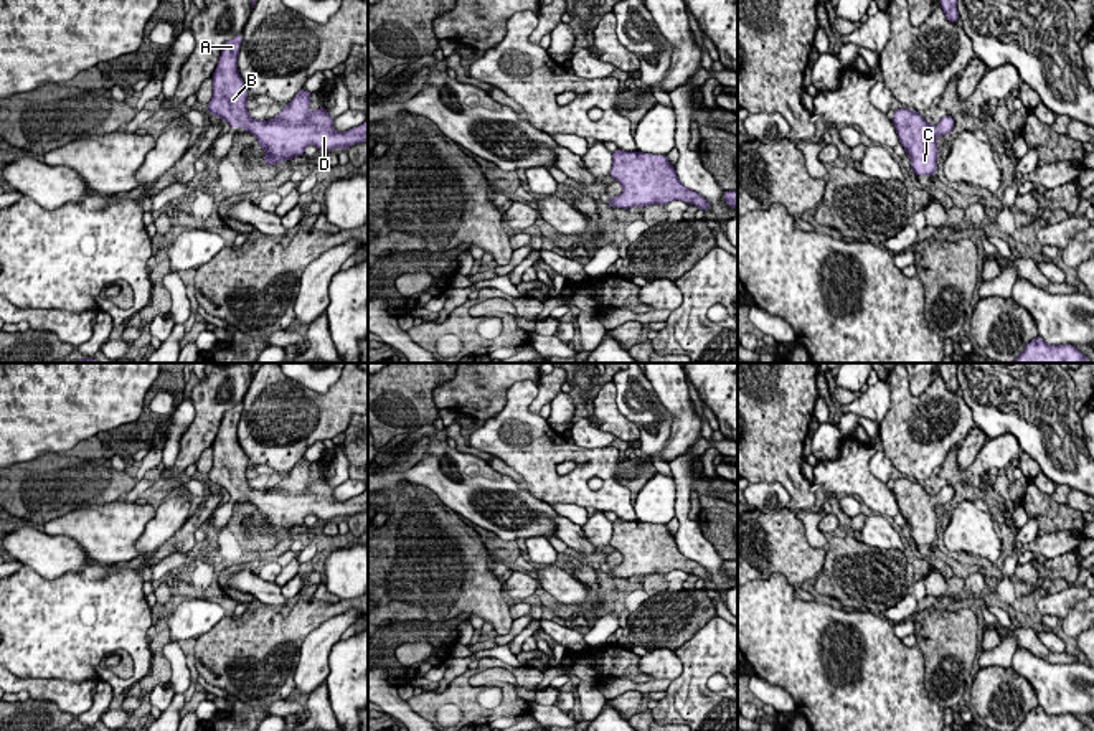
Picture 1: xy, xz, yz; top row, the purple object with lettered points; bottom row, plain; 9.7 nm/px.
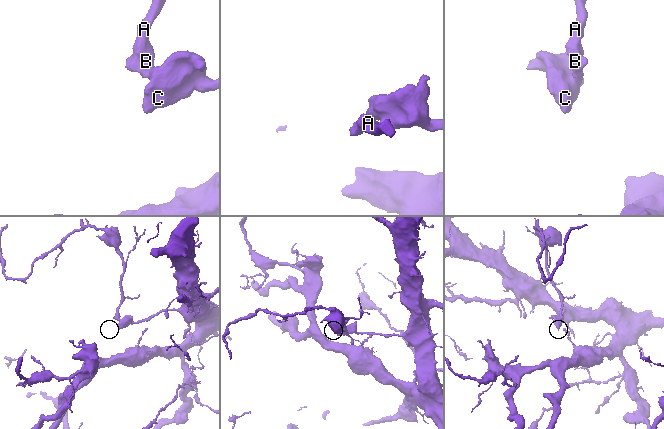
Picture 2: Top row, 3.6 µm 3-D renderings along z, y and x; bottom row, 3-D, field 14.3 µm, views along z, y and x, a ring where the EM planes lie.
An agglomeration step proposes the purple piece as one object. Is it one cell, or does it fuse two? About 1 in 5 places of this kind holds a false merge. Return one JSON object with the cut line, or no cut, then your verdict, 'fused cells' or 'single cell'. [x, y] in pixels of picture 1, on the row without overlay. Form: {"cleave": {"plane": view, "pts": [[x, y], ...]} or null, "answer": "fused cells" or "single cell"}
{"cleave": null, "answer": "single cell"}

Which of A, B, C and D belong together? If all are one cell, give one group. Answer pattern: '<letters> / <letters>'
A B C D

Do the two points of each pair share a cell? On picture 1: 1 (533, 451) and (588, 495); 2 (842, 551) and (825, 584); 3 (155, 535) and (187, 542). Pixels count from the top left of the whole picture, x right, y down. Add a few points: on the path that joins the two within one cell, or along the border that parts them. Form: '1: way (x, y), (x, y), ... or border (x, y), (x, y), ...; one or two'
1: way (540, 466), (563, 489), (573, 489); one
2: way (842, 560), (834, 576); one
3: border (192, 509), (175, 532), (154, 551), (139, 558); two

